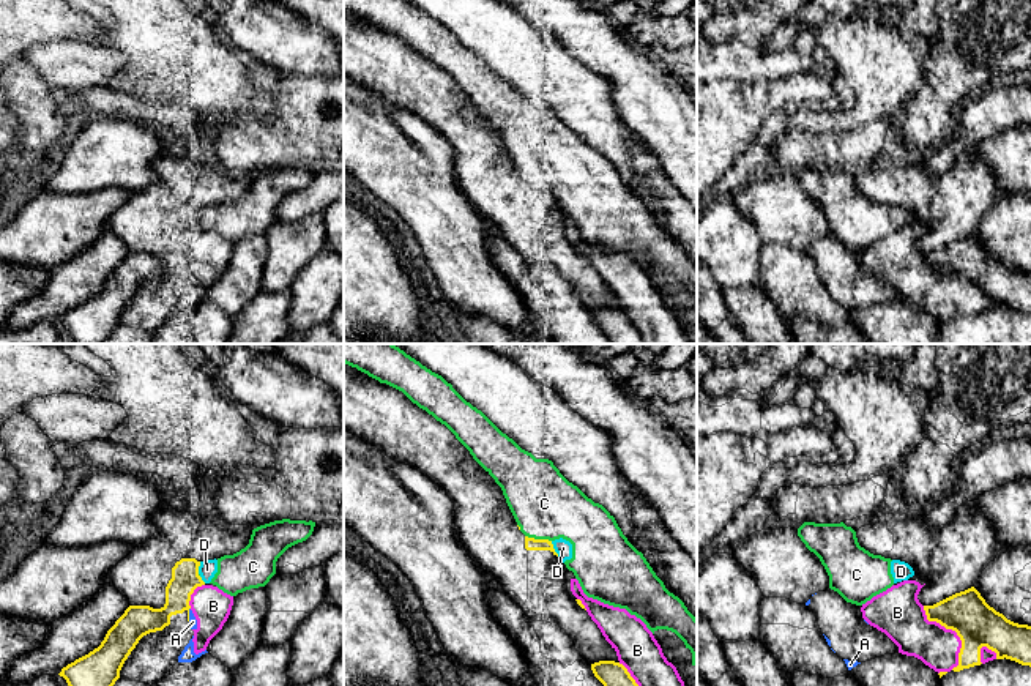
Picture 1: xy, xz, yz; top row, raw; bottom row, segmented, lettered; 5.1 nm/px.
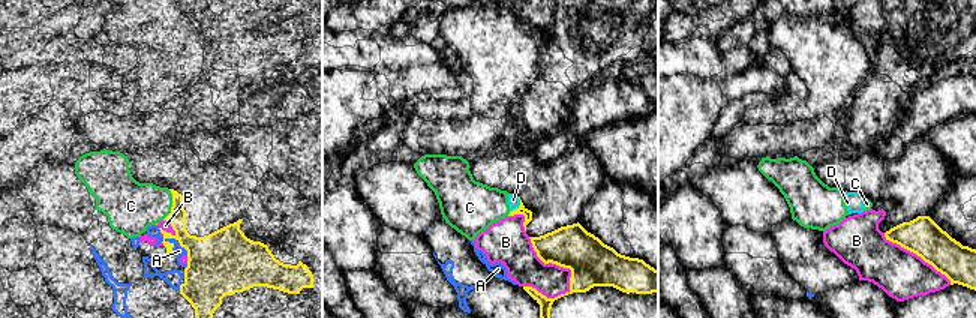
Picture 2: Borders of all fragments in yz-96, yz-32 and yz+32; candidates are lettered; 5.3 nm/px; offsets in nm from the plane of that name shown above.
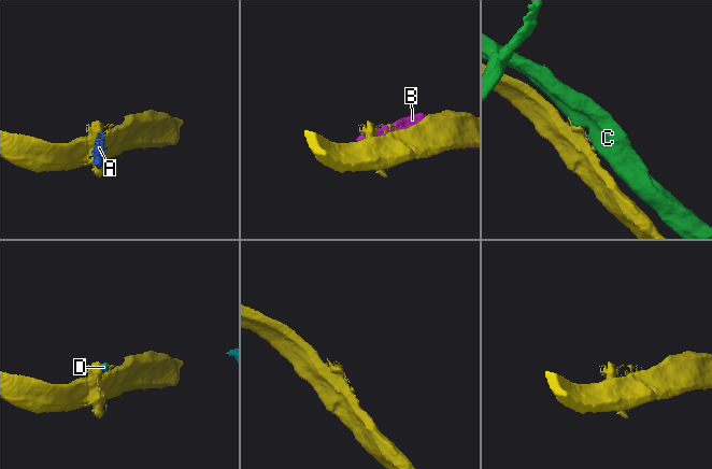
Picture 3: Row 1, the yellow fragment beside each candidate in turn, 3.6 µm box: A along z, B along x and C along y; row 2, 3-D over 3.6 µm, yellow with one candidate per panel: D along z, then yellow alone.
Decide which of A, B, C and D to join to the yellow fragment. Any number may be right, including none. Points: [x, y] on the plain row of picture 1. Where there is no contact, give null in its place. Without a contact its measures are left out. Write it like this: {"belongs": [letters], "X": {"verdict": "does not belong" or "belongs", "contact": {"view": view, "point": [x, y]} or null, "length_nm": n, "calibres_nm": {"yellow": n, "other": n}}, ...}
{"belongs": [], "A": {"verdict": "does not belong", "contact": {"view": "xy", "point": [188, 260]}, "length_nm": 70, "calibres_nm": {"yellow": 160, "other": 50}}, "B": {"verdict": "does not belong", "contact": {"view": "yz", "point": [952, 276]}, "length_nm": 360, "calibres_nm": {"yellow": 220, "other": 220}}, "C": {"verdict": "does not belong", "contact": {"view": "xz", "point": [538, 186]}, "length_nm": 140, "calibres_nm": {"yellow": 60, "other": 340}}, "D": {"verdict": "does not belong", "contact": {"view": "xz", "point": [554, 196]}, "length_nm": 90, "calibres_nm": {"yellow": 60, "other": 90}}}

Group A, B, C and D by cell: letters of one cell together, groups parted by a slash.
A B / C D

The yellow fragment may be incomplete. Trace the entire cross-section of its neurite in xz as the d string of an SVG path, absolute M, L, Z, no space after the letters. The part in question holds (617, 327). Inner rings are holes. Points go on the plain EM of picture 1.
M599 308L591 311L591 317L612 344L643 344L642 336L623 311Z

